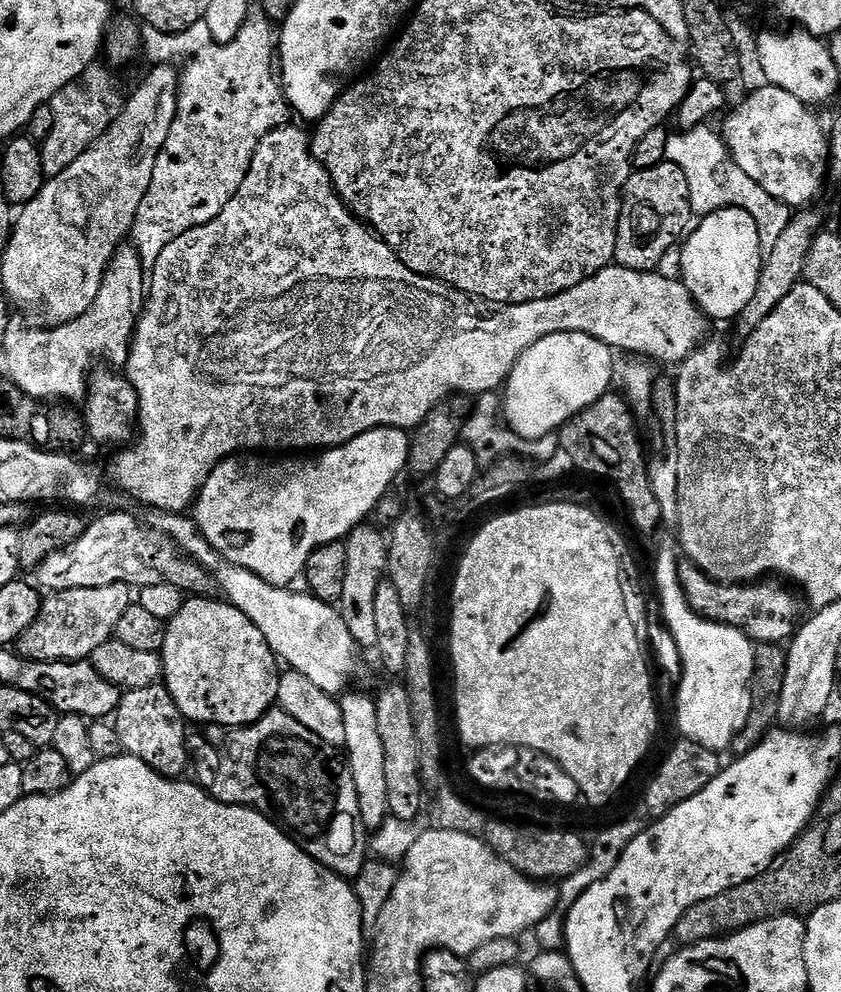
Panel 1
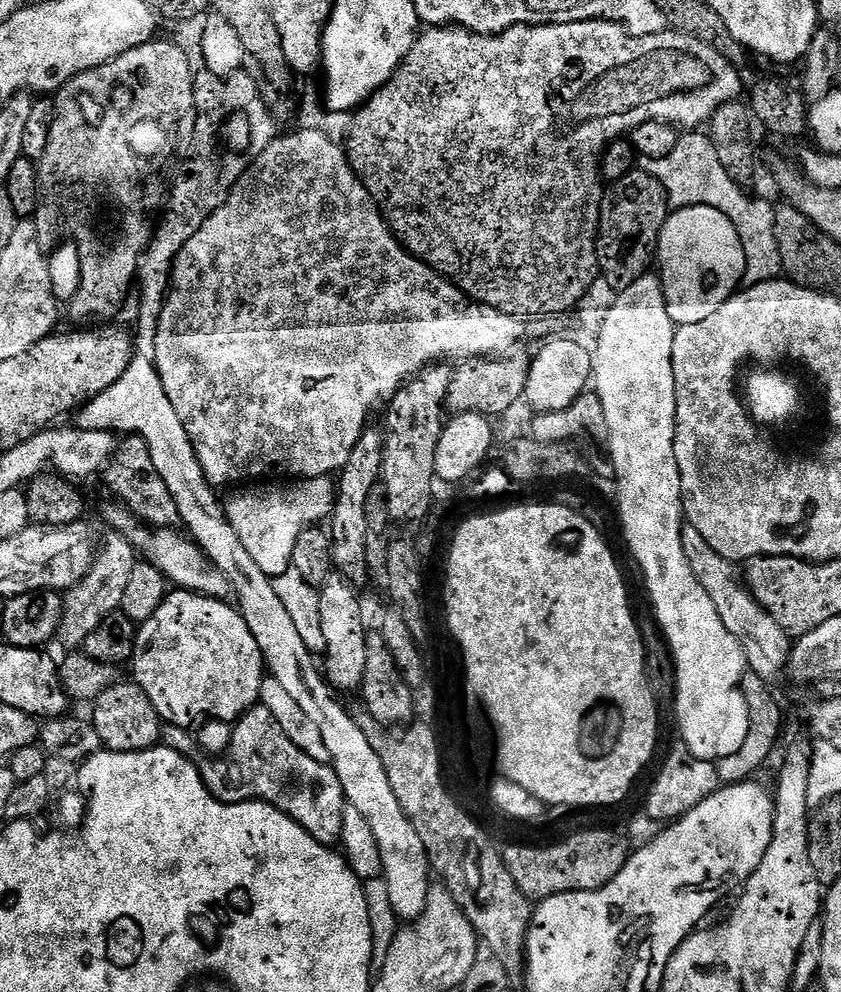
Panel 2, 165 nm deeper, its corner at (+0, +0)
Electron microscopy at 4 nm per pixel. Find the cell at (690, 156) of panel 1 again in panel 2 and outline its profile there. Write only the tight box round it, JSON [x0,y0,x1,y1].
[638,132,783,286]

